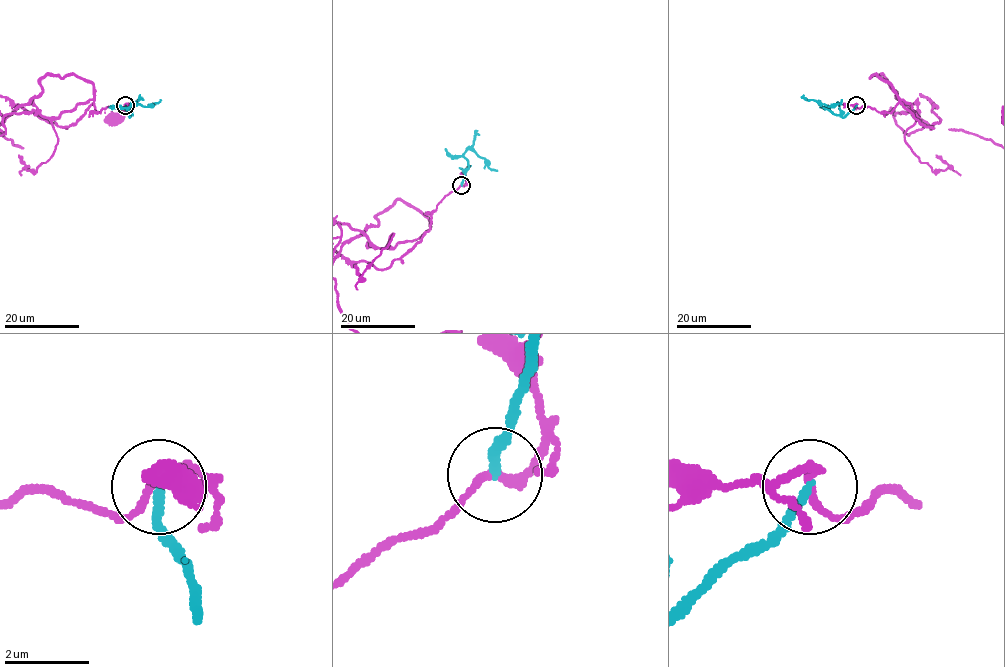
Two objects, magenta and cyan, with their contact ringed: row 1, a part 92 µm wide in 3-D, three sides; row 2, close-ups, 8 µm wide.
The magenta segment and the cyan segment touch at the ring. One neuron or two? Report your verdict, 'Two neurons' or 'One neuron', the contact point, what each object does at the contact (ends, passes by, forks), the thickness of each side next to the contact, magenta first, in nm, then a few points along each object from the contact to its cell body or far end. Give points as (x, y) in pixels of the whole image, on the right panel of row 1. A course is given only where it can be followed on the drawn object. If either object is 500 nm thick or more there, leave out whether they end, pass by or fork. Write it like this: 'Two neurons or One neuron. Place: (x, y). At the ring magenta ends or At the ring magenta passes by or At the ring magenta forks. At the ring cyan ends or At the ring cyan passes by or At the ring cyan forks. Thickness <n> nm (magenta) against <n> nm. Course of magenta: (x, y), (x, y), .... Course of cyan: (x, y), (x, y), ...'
Two neurons. Place: (856, 105). At the ring magenta passes by. At the ring cyan ends. Thickness 190 nm (magenta) against 190 nm. Course of cyan: (856, 106), (843, 117), (820, 105), (830, 106), (839, 104), (842, 99)

